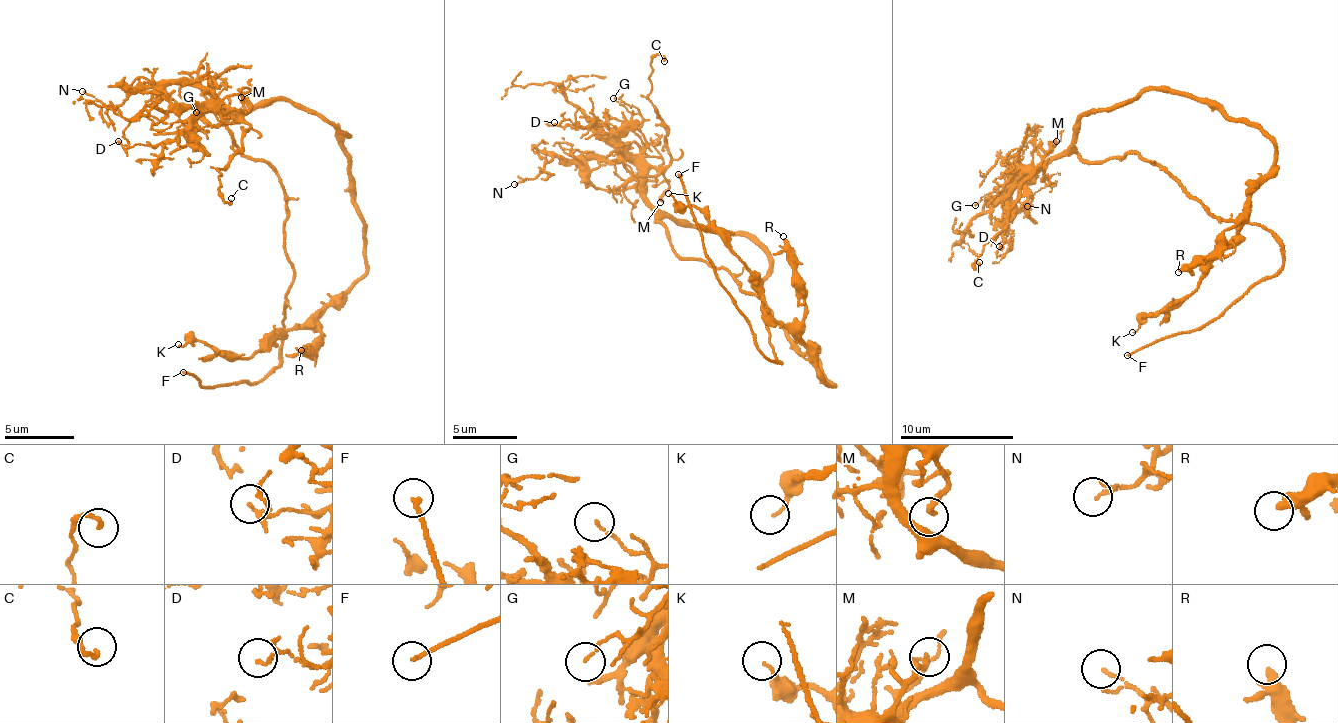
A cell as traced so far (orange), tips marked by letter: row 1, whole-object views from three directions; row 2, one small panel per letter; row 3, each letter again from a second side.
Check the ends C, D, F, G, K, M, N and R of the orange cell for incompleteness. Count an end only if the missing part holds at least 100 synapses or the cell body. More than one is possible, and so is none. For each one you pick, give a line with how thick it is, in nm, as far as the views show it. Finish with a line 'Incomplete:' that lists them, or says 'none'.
F: calibre 140 nm
Incomplete: F

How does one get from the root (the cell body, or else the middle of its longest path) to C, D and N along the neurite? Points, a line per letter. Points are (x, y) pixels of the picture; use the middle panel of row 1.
C: (698, 228), (669, 221), (644, 194), (647, 176), (670, 156), (649, 97), (654, 57), (664, 61)
D: (698, 228), (679, 226), (652, 207), (632, 159), (605, 126), (554, 122)
N: (698, 228), (679, 226), (655, 211), (631, 162), (598, 167), (557, 157), (532, 178), (514, 184)

